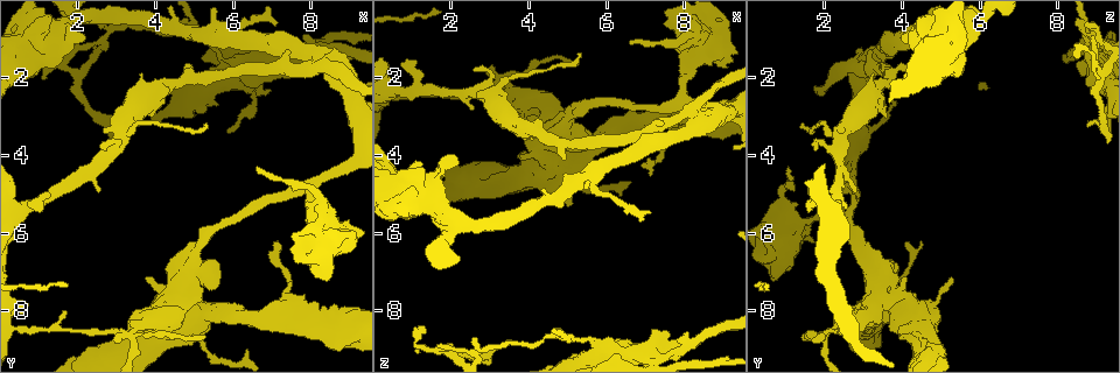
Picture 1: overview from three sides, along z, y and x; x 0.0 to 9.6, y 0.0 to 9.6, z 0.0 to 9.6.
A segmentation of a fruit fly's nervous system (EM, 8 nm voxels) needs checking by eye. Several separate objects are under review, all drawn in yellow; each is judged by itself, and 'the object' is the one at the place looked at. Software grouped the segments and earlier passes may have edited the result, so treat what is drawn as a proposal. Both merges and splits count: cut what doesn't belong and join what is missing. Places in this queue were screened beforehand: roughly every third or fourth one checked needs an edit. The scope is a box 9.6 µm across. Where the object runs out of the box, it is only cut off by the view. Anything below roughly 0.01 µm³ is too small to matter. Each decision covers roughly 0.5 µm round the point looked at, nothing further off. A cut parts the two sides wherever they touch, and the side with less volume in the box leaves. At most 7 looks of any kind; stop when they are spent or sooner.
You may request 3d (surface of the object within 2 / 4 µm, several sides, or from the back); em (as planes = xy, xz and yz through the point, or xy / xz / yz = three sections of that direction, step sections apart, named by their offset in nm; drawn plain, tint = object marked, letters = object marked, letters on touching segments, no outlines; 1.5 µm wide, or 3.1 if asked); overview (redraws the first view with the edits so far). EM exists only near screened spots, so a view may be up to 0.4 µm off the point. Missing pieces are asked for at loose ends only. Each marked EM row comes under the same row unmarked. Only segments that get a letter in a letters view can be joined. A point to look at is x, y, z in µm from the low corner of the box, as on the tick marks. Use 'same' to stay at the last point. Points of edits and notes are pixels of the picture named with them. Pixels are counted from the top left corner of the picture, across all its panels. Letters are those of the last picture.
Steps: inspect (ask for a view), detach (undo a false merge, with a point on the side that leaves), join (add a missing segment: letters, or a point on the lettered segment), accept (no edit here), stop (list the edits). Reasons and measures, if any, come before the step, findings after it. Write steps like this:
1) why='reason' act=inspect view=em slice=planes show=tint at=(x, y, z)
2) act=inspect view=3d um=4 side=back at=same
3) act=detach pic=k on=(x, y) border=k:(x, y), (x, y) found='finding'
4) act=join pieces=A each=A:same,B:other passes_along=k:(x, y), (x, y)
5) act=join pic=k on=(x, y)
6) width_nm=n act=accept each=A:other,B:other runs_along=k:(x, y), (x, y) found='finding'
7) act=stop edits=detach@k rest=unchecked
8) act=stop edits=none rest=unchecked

why='arms part here' act=inspect view=3d um=2 at=(4.90, 2.00, 3.80)

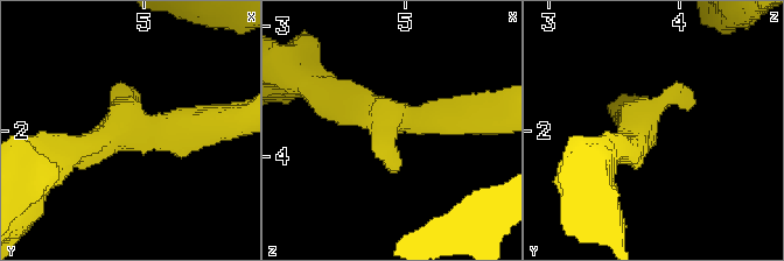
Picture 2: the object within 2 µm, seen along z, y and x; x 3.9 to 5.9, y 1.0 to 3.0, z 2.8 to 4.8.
act=inspect view=em slice=xz step=4 show=letters at=(4.86, 2.00, 3.72)

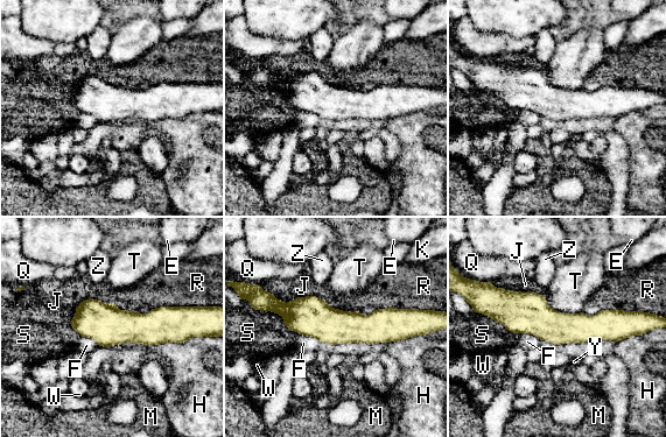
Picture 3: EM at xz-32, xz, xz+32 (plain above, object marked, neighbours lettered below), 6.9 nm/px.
act=accept each=E:other,F:other,H:other,J:other,K:other,M:other,Q:other,R:other,S:other,T:other,W:other,Y:other,Z:other border=3:(193, 337), (156, 345) found='one cell here'

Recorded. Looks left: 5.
why='calibre changes' act=inspect view=em slice=planes show=tint at=(3.45, 8.55, 2.05)

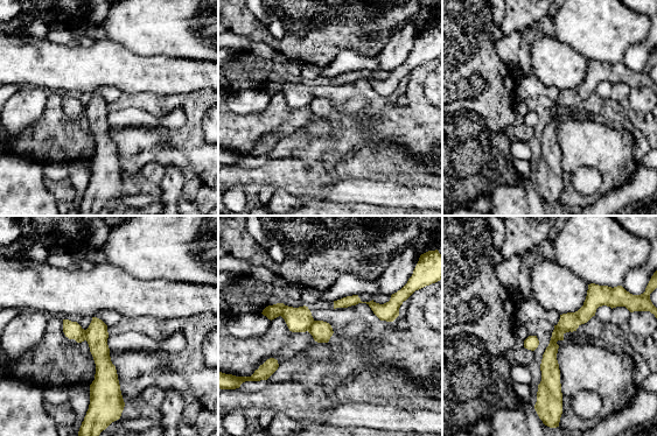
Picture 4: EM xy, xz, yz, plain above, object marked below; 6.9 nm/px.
act=inspect view=em slice=planes show=letters at=same

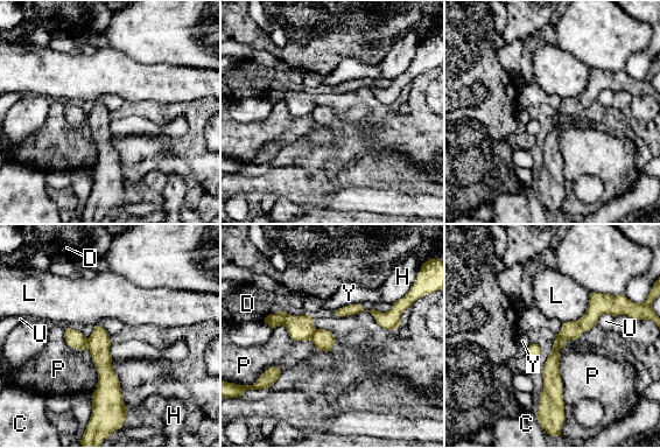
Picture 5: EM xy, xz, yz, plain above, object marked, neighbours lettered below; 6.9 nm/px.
width_nm=130 act=detach pic=5 on=(75, 338) each=C:other,D:other,H:other,L:other,P:other,U:other,Y:other border=5:(86, 338), (88, 348) found='a second cell is stuck on'

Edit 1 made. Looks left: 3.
act=stop edits=detach@5 rest=unchecked

